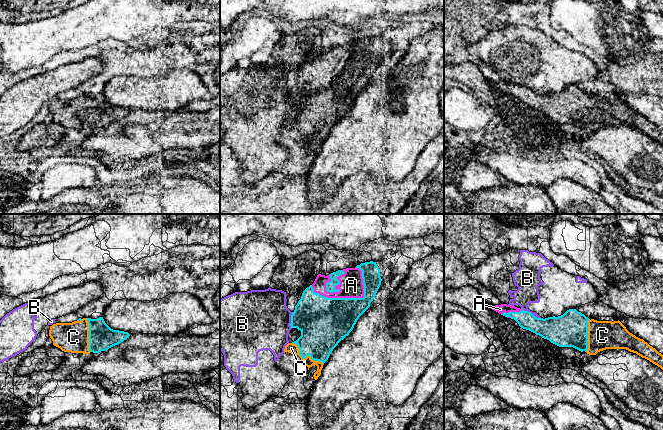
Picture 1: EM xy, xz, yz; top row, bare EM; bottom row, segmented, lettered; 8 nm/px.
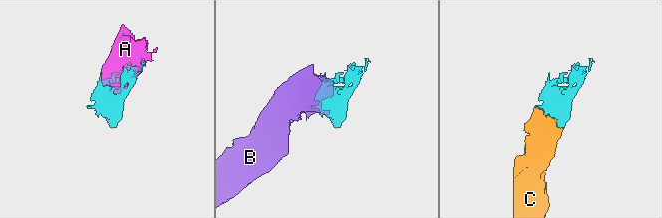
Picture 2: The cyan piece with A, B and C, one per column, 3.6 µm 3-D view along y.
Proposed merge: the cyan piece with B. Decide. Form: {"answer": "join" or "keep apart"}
{"answer": "keep apart"}

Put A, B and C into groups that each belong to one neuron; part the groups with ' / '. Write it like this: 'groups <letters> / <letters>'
groups A C / B

